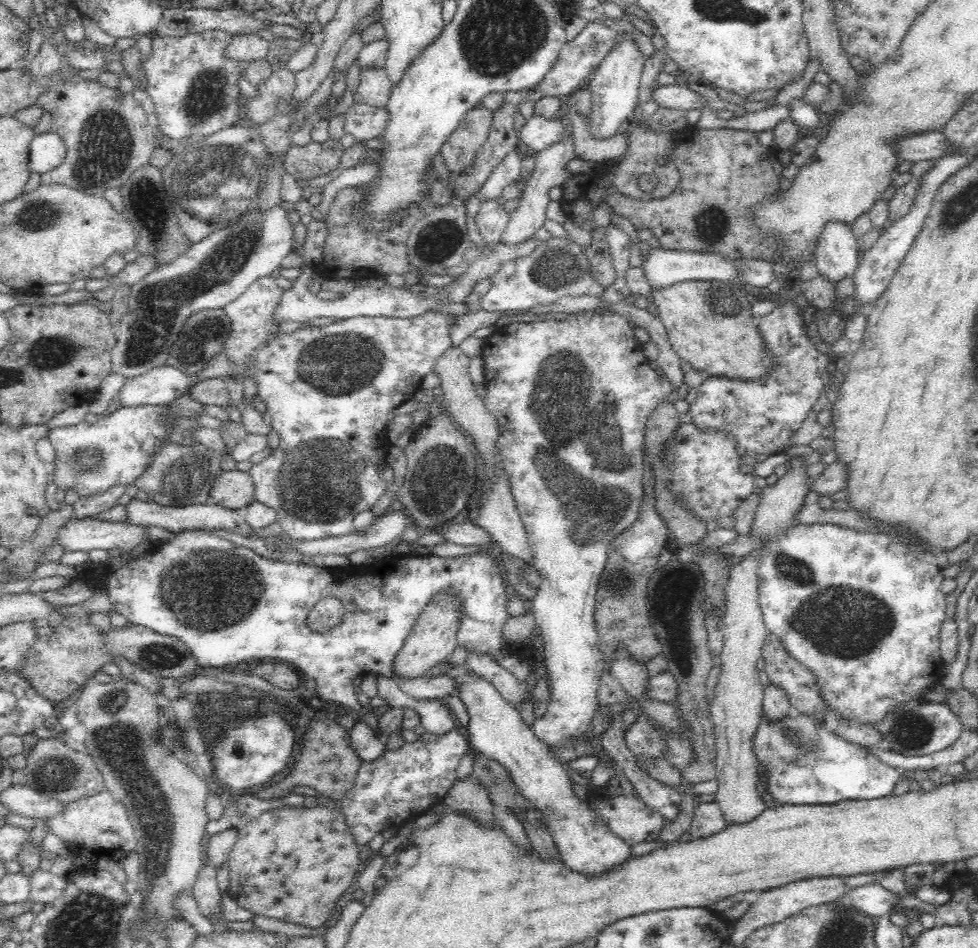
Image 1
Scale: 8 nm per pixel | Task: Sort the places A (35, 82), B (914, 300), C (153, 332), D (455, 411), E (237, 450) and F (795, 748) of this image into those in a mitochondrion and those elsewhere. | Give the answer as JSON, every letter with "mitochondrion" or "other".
{"A":"other","B":"other","C":"mitochondrion","D":"other","E":"other","F":"mitochondrion"}

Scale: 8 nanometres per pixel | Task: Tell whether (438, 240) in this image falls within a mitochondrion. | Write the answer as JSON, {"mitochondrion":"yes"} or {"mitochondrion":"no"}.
{"mitochondrion":"yes"}

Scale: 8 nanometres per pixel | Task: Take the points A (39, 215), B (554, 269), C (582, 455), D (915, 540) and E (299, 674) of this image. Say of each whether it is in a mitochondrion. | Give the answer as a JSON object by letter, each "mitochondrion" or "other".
{"A":"mitochondrion","B":"mitochondrion","C":"mitochondrion","D":"other","E":"other"}

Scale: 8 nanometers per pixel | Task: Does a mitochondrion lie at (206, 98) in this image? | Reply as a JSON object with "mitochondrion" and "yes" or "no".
{"mitochondrion":"yes"}

